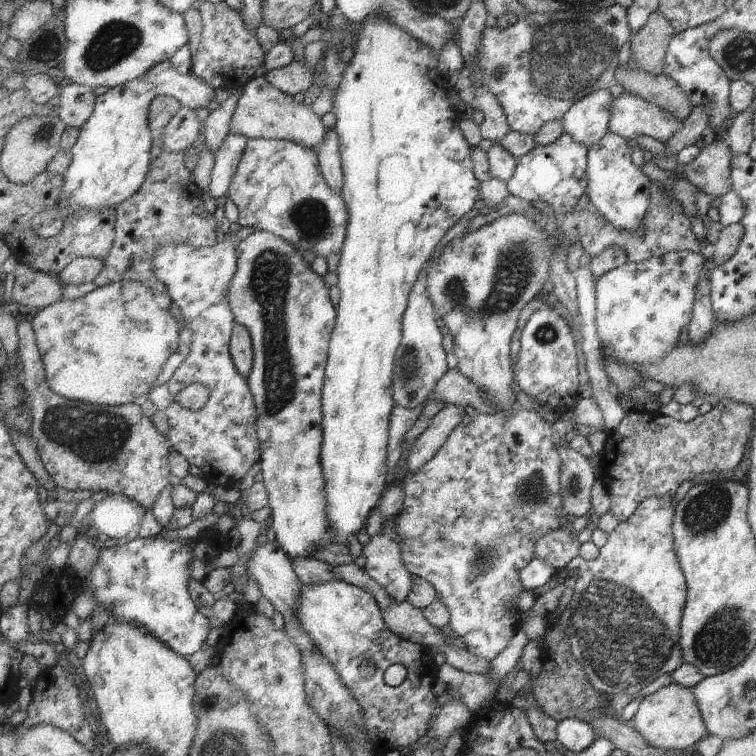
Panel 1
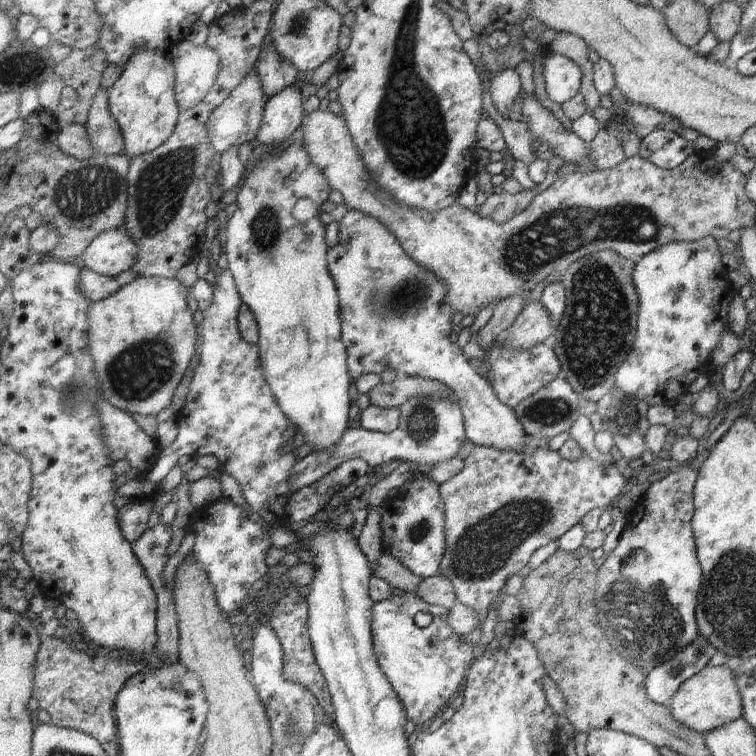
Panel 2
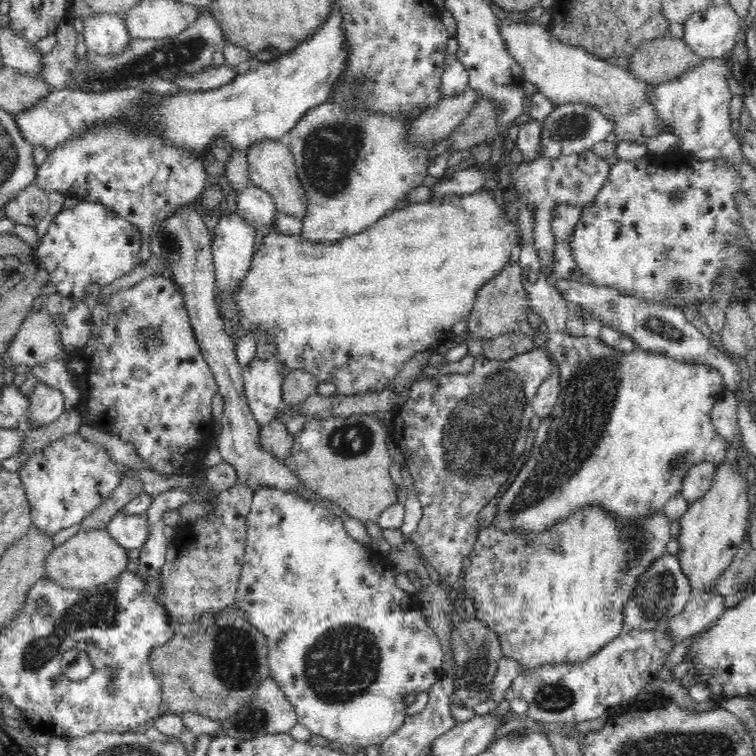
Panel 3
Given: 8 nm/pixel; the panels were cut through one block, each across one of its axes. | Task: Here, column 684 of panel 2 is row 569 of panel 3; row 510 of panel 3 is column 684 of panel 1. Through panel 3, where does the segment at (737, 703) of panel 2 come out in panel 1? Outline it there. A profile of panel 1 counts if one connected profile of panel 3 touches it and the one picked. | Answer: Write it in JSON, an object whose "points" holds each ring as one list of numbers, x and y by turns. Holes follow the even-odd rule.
{"points":[[675,683,644,696,629,724,651,745,663,750,683,751,706,734,692,690]]}

